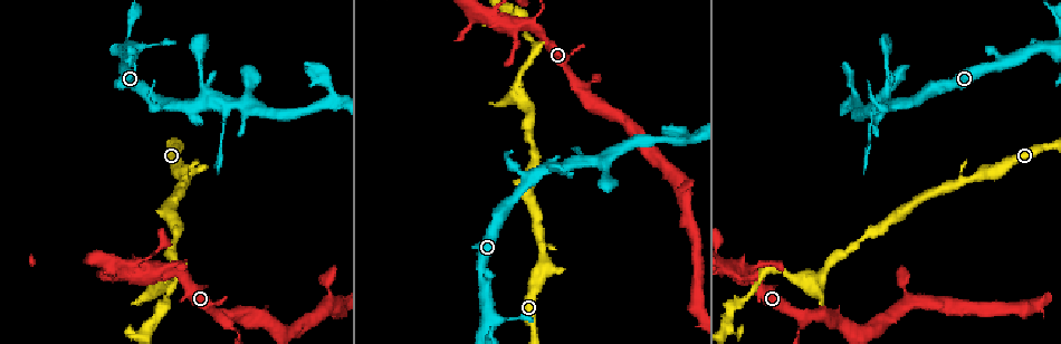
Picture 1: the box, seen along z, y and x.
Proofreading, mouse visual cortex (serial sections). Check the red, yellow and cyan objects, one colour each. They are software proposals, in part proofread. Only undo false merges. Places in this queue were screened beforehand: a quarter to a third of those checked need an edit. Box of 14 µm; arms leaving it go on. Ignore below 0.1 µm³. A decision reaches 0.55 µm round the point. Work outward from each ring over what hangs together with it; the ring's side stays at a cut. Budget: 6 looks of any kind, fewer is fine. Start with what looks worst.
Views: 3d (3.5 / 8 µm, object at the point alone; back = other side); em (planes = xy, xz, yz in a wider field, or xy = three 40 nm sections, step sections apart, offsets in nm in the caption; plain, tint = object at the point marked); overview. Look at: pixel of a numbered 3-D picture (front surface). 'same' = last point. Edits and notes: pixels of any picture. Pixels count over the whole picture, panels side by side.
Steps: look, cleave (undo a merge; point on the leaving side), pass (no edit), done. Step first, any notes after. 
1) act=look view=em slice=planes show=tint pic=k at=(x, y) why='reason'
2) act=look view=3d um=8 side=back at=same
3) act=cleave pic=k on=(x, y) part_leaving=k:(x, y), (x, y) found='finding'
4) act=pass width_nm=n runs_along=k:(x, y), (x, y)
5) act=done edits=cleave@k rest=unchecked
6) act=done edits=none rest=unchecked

act=look view=3d um=3.5 pic=1 at=(742, 270) why='sharp bend'

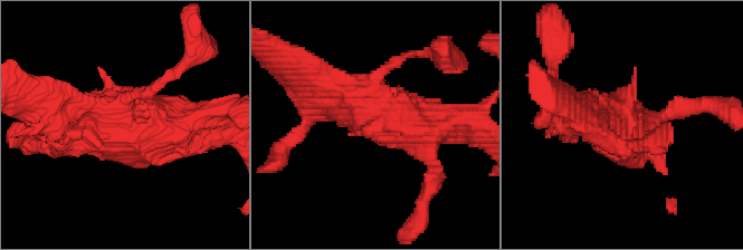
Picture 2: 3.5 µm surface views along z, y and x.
act=look view=em slice=xy step=1 show=tint pic=2 at=(630, 119)

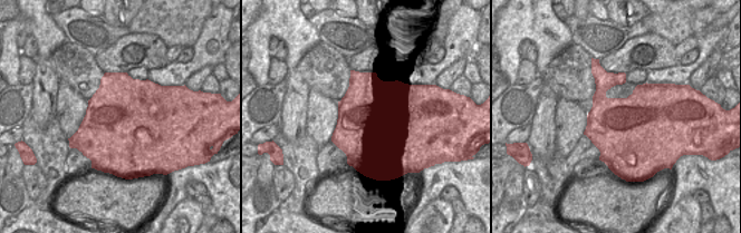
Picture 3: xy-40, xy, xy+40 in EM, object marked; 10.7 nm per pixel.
act=pass runs_along=2:(470, 126), (373, 128), (333, 94) found='continuous, no second cell'

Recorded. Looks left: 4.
act=look view=3d um=3.5 pic=1 at=(516, 95) why='sharp bend'

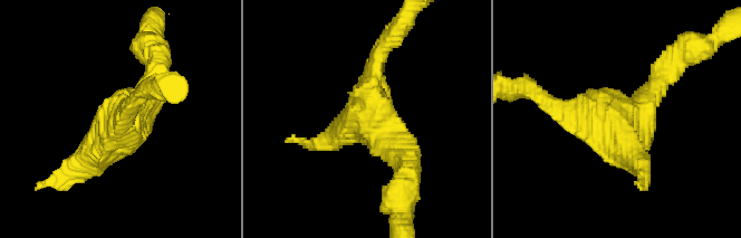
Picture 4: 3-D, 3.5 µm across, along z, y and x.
act=look view=em slice=xy step=1 show=plain pic=4 at=(361, 117)

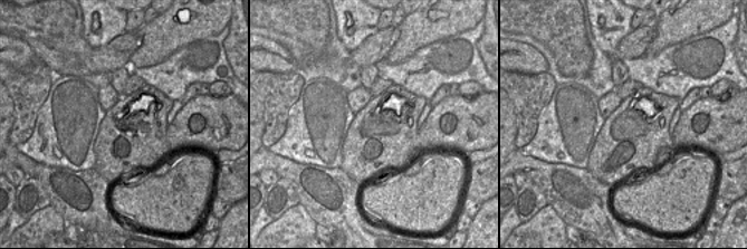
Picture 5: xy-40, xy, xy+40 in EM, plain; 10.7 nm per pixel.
act=look view=em slice=xy step=1 show=tint at=same

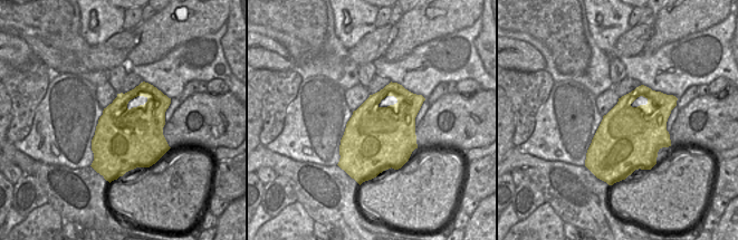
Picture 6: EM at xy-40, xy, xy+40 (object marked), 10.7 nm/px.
act=pass runs_along=4:(404, 159), (363, 118), (379, 55) found='one cell here'

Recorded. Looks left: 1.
act=done edits=none rest=unchecked

